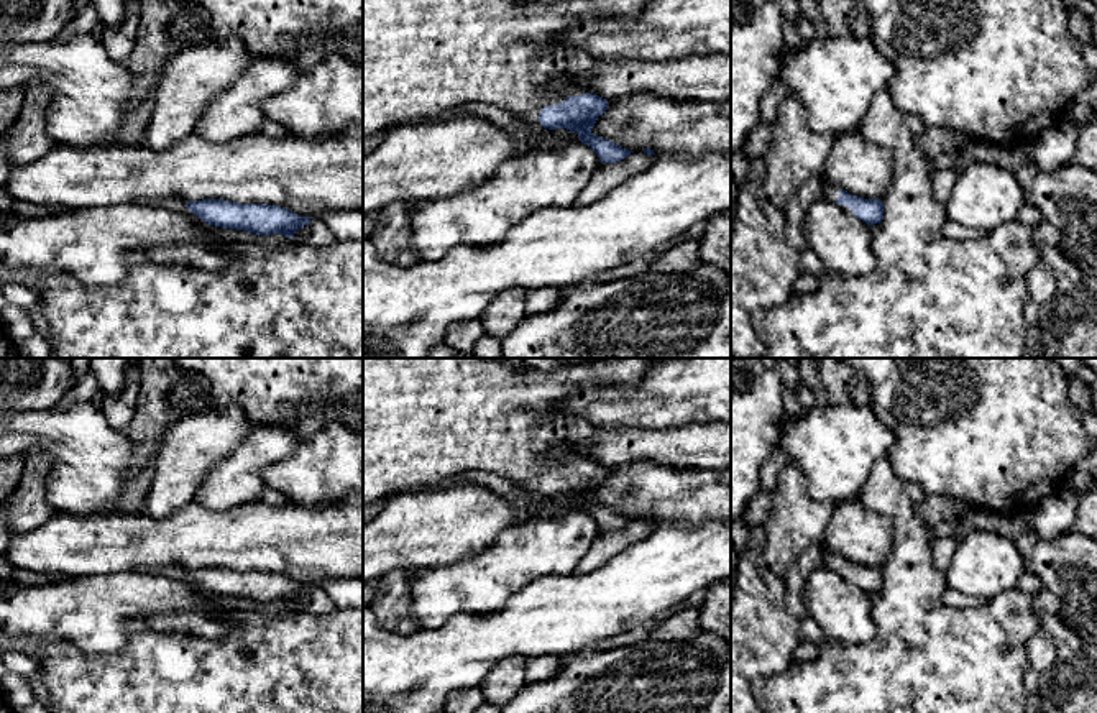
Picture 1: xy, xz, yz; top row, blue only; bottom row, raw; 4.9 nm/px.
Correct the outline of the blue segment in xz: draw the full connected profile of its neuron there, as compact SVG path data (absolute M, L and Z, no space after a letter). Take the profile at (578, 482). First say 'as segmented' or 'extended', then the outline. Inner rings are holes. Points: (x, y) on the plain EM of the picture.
extended; M363 358L363 503L483 470L537 485L548 498L576 499L601 531L621 529L634 519L591 501L608 468L576 457L565 445L565 419L552 409L590 386L637 386L652 361L601 358L542 371L498 358Z

